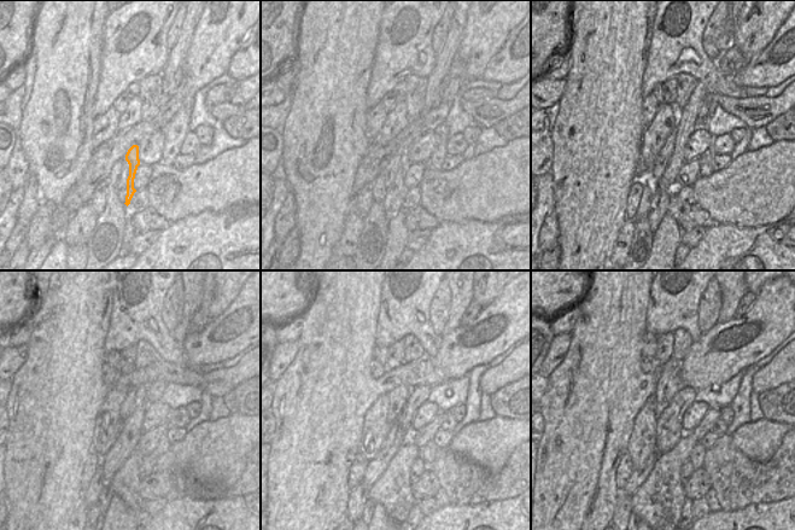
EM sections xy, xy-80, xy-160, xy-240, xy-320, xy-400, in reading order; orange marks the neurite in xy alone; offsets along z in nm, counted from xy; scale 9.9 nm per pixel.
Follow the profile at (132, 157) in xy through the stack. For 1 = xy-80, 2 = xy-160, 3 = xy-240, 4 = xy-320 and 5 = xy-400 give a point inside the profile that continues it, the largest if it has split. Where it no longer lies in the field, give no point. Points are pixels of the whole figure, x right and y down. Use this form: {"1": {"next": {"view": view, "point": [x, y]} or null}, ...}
{"1": {"next": {"view": "xy-80", "point": [395, 196]}}, "2": {"next": {"view": "xy-160", "point": [660, 201]}}, "3": {"next": {"view": "xy-240", "point": [106, 494]}}, "4": {"next": {"view": "xy-320", "point": [369, 507]}}, "5": {"next": {"view": "xy-400", "point": [632, 516]}}}

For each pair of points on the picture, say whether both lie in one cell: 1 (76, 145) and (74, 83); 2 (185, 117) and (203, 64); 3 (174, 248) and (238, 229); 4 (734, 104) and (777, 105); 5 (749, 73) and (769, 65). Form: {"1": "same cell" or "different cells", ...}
{"1": "same cell", "2": "same cell", "3": "same cell", "4": "same cell", "5": "same cell"}

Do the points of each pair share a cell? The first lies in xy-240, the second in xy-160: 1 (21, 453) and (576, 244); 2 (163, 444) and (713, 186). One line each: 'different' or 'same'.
1: same
2: different

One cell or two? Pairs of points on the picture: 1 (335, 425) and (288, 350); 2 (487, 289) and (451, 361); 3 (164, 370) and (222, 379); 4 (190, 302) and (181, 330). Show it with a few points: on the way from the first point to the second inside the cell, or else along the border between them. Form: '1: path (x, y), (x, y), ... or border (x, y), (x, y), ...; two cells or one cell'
1: border (297, 341), (298, 349), (296, 356), (275, 380); two cells
2: border (503, 286), (502, 292), (483, 307); two cells
3: path (179, 374), (208, 379); one cell
4: path (190, 309), (183, 322); one cell

